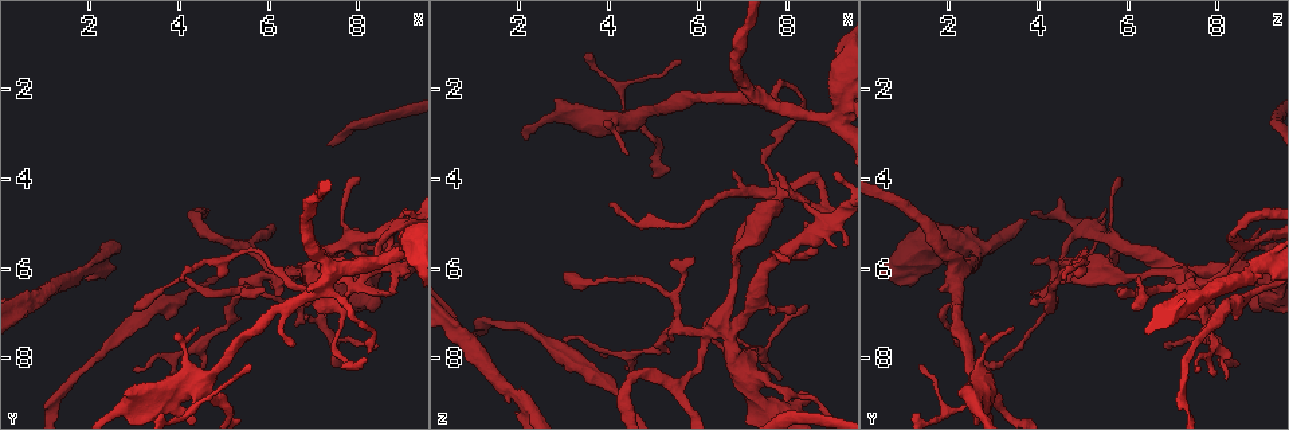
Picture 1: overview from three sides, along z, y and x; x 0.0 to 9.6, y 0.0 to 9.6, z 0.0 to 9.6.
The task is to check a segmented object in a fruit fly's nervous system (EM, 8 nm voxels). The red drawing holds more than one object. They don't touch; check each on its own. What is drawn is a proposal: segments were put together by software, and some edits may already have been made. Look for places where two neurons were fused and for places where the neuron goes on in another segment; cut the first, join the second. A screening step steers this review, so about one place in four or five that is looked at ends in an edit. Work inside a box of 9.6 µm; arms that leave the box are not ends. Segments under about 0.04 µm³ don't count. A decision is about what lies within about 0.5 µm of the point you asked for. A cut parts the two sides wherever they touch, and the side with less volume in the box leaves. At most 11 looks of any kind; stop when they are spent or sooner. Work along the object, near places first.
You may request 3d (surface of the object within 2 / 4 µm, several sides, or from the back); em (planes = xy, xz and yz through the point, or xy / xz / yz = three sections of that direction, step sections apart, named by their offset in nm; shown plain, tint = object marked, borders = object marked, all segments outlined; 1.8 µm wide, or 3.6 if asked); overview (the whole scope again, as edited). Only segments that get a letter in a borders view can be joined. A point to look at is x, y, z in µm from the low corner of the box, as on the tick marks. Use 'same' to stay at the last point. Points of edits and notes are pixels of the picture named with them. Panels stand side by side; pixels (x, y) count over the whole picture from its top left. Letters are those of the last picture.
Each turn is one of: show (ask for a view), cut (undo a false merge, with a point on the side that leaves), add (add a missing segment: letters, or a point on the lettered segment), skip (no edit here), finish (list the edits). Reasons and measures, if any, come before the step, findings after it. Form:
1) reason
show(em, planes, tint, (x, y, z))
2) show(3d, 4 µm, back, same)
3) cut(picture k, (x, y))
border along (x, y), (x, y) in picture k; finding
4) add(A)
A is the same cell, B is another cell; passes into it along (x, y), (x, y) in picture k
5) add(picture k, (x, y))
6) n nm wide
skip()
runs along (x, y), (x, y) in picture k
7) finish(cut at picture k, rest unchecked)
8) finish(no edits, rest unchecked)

tapers out
show(em, 3.6 µm, planes, borders, (5.45, 6.45, 5.85))

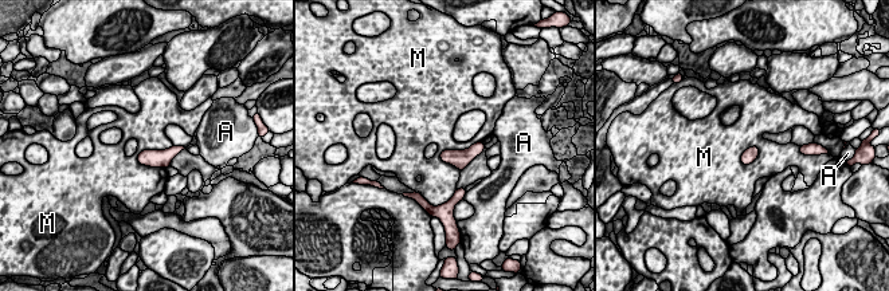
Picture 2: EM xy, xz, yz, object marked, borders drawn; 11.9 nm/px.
160 nm wide
skip()
A and M are other cells; border along (172, 145), (144, 149), (136, 160) in picture 2; none of them fits

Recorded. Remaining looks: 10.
four or more arms meet
show(em, planes, tint, (6.65, 6.00, 7.35))

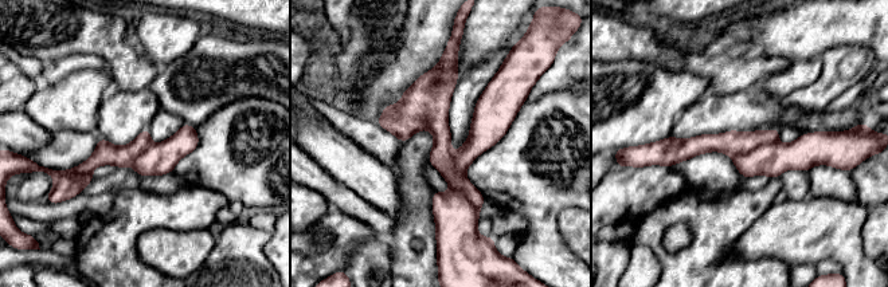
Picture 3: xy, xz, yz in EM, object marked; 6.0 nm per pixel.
see the neighbours
show(em, planes, borders, same)

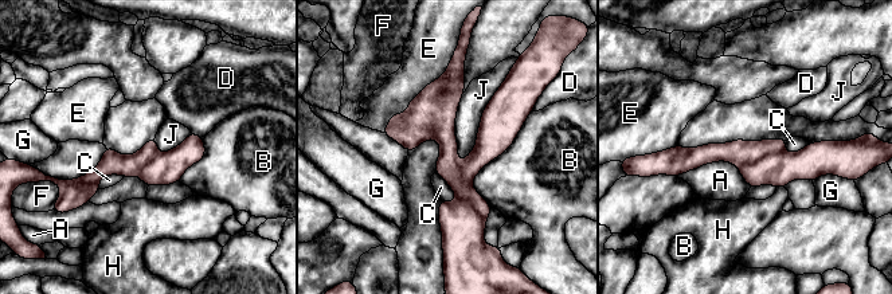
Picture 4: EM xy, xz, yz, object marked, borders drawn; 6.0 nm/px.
cut(picture 4, (73, 196))
A, B, C, D, E, F, G, H and J are other cells; the part that leaves runs along (454, 69), (448, 171), (485, 214) in picture 4; a second neuron is stuck on

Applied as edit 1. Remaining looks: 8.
show(overview)

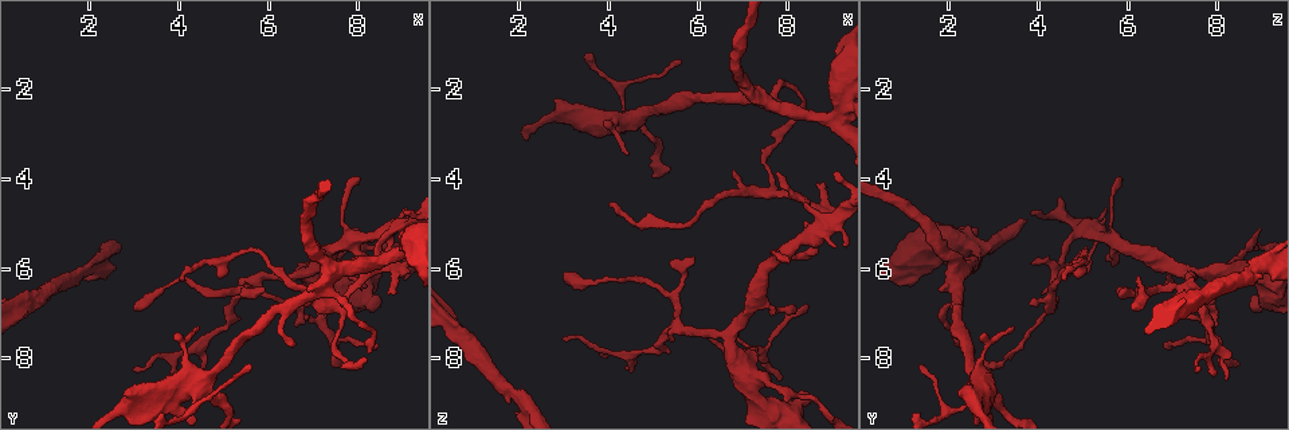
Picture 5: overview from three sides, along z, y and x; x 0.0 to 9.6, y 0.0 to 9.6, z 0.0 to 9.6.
show(3d, 4 µm, (9.10, 5.50, 2.60))

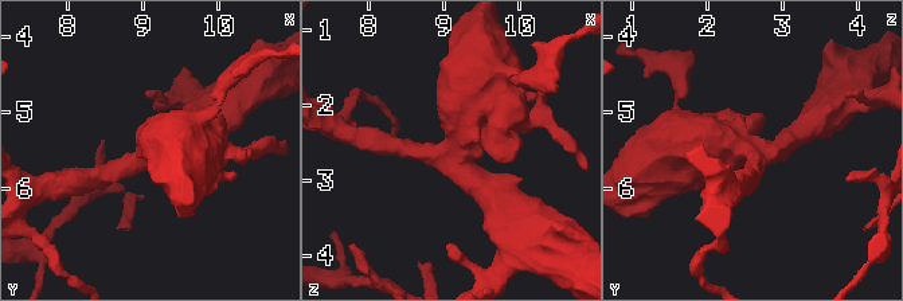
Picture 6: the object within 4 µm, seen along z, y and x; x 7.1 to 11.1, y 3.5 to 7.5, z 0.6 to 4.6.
3 arms; arms of 240, 300, 750 nm
show(em, planes, borders, (9.10, 5.55, 2.65))

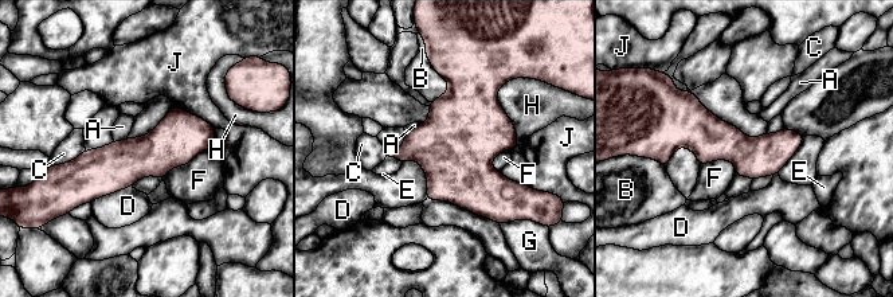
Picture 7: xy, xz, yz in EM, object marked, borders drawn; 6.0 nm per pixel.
240 nm wide; H touches over 400 nm
skip()
A, B, C, D, E, F, G, H and J are other cells; continuous, no second neuron

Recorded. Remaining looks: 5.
abrupt turn
show(3d, 2 µm, (4.35, 8.50, 2.70))

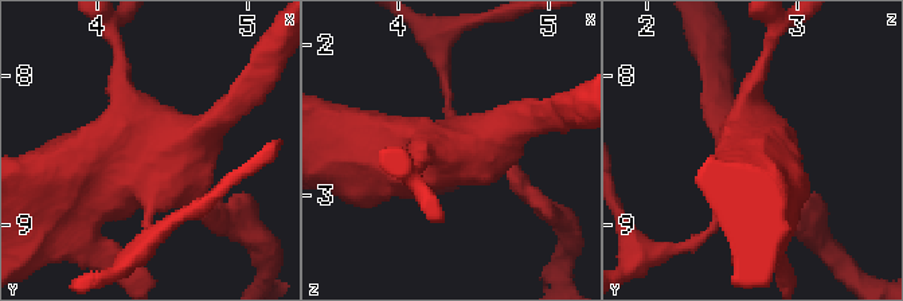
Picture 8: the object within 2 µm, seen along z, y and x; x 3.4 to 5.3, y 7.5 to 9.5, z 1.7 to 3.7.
shape alone is not enough
show(em, planes, plain, (4.38, 8.52, 2.70))

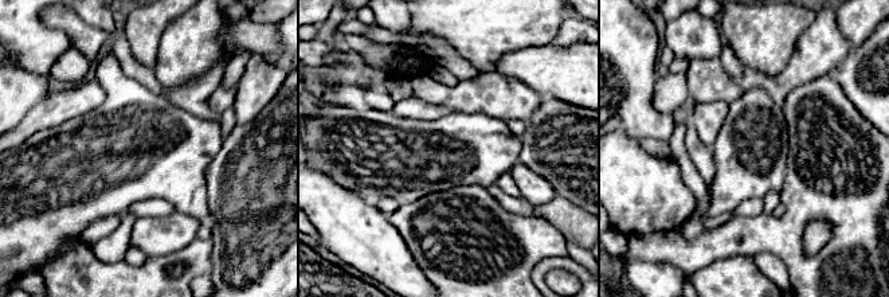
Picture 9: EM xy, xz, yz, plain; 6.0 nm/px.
see the neighbours
show(em, planes, borders, same)

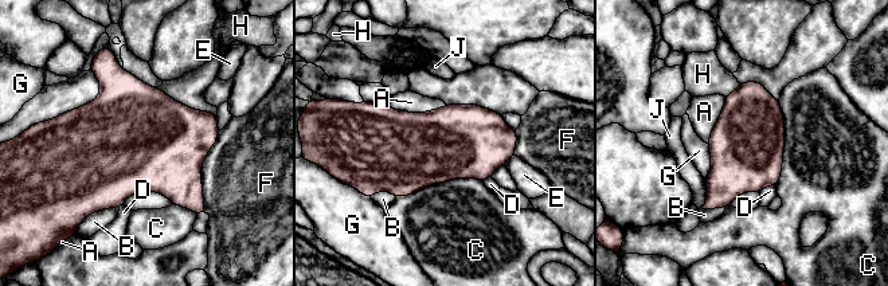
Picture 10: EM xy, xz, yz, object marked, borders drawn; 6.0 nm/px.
skip()
A, B, C, D, E, F, G, H and J are other cells; border along (387, 104), (407, 112), (446, 105) in picture 10; all the same neuron

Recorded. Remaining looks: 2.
finish(cut at picture 4, rest unchecked)

